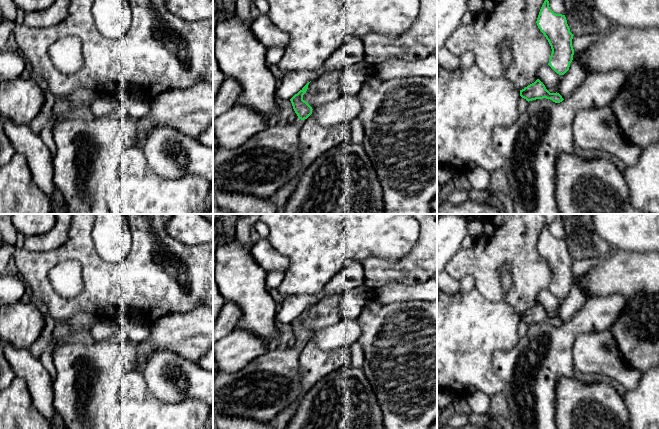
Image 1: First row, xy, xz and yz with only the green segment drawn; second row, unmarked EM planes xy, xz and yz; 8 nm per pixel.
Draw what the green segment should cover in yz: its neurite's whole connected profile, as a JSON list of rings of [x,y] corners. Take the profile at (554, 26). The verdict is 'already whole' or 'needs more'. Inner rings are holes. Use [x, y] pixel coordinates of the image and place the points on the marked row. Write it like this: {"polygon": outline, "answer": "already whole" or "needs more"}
{"polygon": [[[545,0],[538,18],[537,26],[548,40],[552,53],[548,65],[559,75],[564,75],[573,60],[573,34],[567,24],[565,15],[554,13]]], "answer": "already whole"}

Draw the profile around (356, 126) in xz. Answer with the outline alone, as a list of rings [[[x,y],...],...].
[[[357,117],[349,123],[350,140],[349,143],[362,144],[364,141],[364,127],[362,121]]]

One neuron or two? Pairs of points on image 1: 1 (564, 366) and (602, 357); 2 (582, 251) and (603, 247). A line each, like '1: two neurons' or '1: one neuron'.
1: two neurons
2: one neuron

